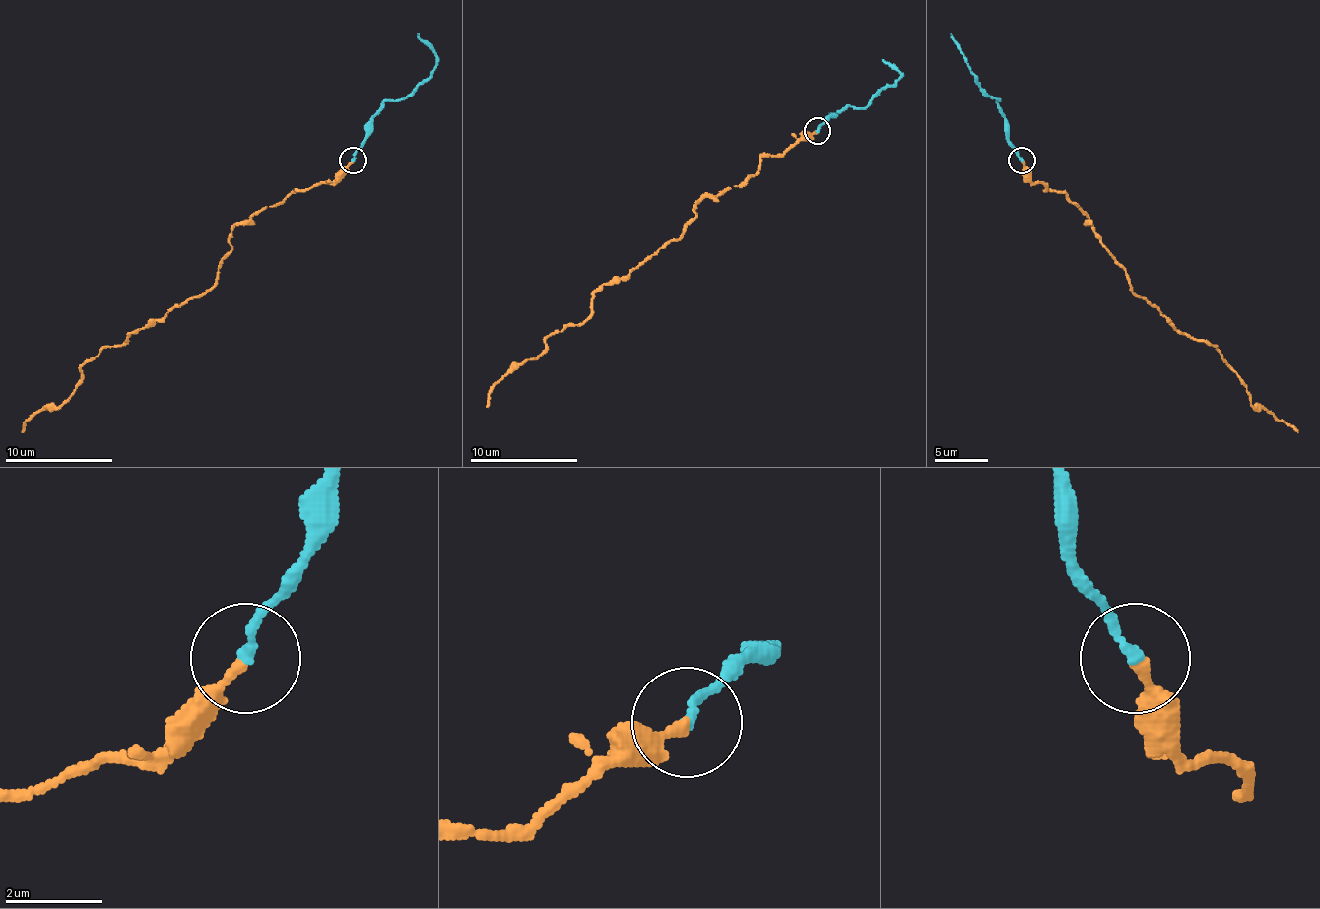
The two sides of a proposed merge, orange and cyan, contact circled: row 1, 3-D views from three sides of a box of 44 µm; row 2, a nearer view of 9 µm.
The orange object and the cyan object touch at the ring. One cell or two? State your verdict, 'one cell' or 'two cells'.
two cells

